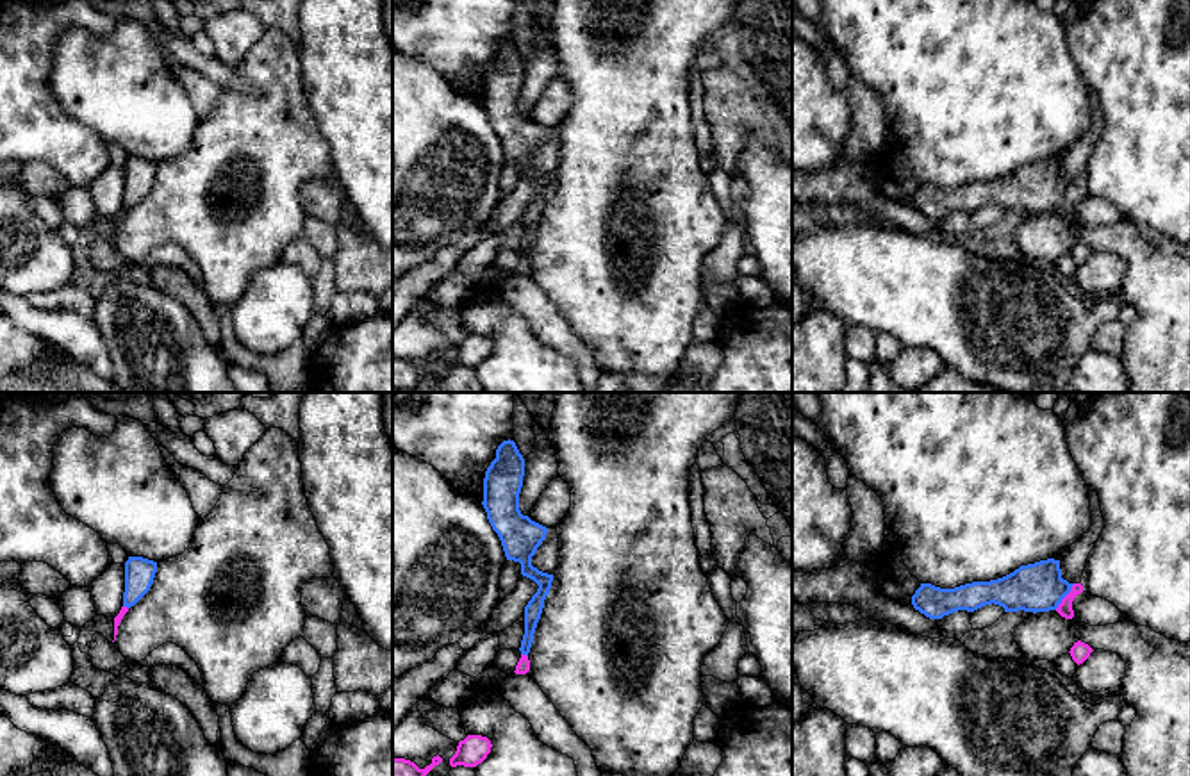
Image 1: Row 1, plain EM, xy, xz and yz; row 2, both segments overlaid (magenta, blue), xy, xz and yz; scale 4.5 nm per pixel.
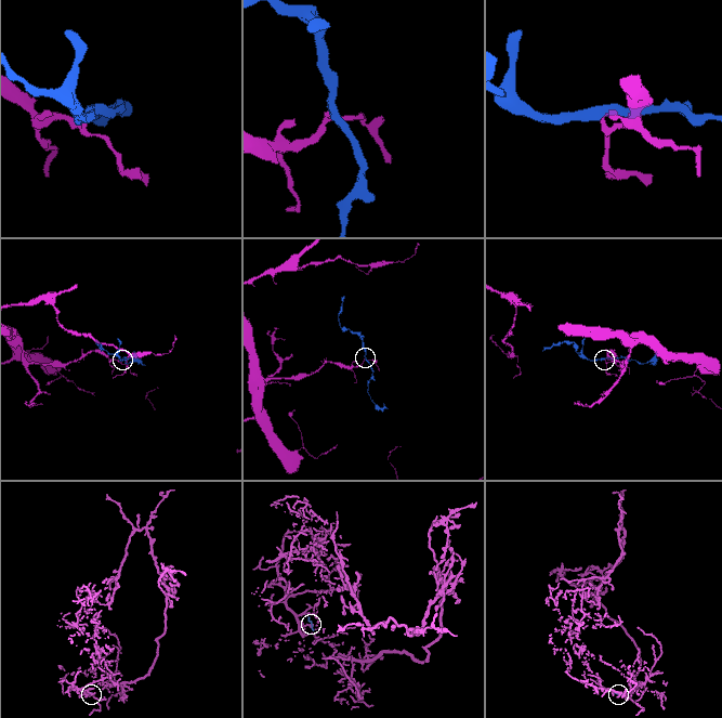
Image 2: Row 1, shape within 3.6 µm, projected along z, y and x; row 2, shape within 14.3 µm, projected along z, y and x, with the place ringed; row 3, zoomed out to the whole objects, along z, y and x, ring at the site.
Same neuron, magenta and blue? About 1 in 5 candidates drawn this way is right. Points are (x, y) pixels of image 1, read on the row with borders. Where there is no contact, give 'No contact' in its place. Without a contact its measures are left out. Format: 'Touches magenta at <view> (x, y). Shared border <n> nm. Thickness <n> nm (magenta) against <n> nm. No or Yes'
Touches magenta at yz (1066, 596). Shared border 150 nm. Thickness 70 nm (magenta) against 220 nm. No

